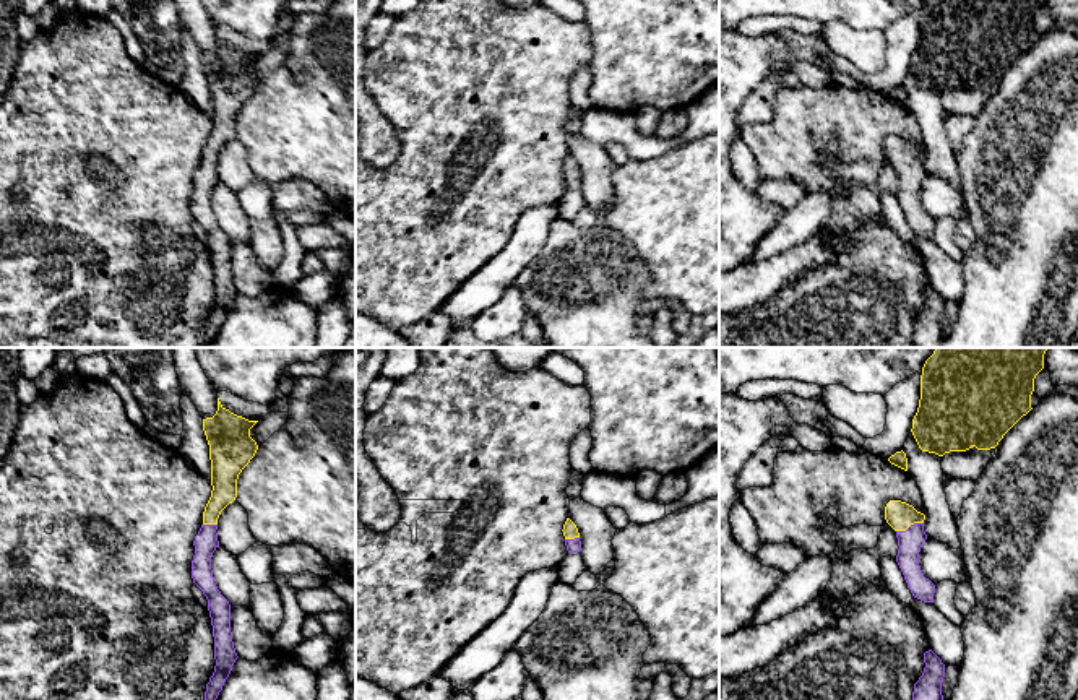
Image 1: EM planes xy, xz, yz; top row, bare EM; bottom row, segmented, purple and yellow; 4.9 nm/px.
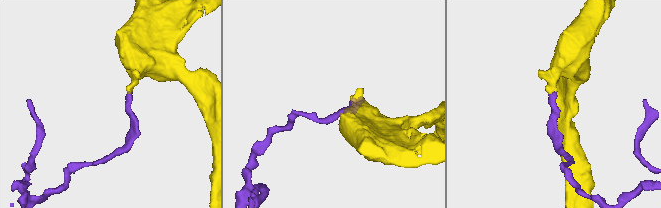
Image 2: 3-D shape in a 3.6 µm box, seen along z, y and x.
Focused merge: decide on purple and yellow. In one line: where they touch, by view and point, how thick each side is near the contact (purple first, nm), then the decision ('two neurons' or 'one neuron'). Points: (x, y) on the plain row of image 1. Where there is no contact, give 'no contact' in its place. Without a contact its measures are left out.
yz (911, 161) | 120/140 nm | one neuron

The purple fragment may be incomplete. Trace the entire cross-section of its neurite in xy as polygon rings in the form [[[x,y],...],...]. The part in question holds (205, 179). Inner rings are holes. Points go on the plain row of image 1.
[[[219,34],[216,50],[203,55],[203,67],[209,81],[213,127],[203,148],[203,161],[193,177],[192,214],[208,235],[214,273],[216,302],[206,320],[206,343],[216,338],[239,294],[231,268],[231,240],[214,219],[211,193],[219,184],[218,154],[235,136],[239,110],[258,86],[257,78],[250,73],[250,65],[257,58],[231,49],[221,41]]]

